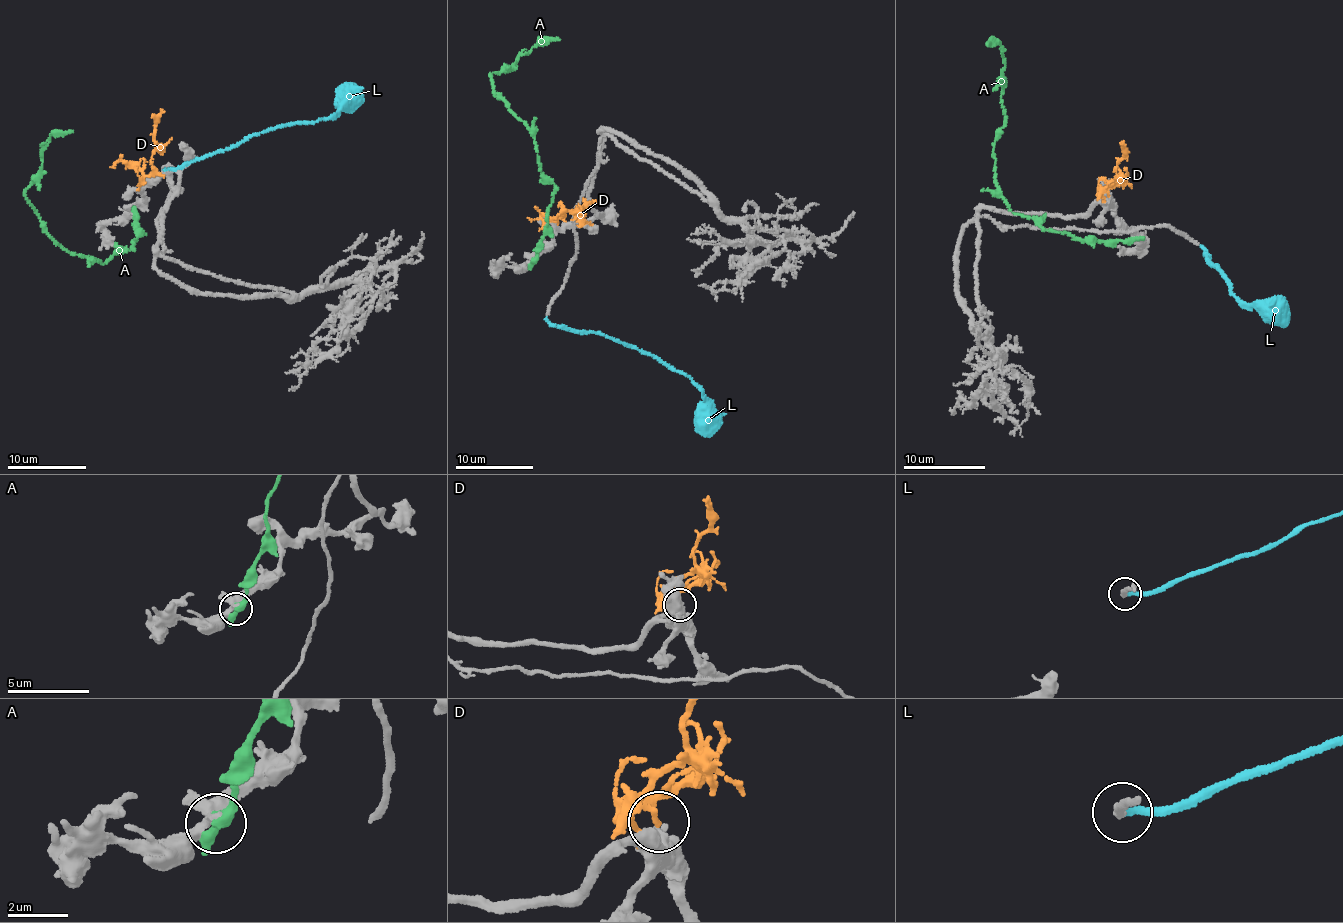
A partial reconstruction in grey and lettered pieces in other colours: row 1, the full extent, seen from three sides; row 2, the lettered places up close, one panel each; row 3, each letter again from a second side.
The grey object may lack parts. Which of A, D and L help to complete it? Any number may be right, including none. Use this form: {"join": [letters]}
{"join": ["L"]}

